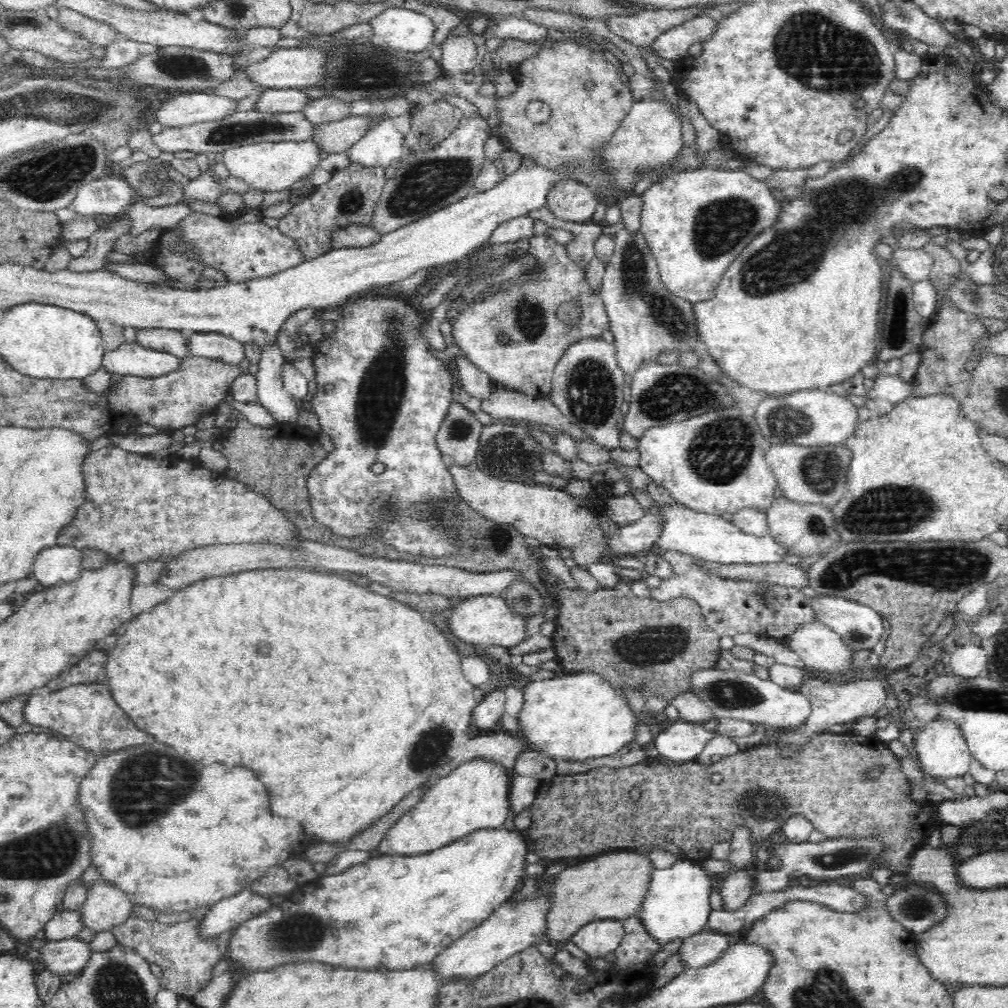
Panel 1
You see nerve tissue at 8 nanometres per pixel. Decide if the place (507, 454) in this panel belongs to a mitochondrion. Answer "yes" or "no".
yes

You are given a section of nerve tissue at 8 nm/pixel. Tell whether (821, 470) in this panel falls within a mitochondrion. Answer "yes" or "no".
yes

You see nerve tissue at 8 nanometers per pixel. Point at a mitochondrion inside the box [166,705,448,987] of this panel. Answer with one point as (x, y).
(298, 931)

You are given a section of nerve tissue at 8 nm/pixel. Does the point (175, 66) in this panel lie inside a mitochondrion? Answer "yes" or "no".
yes

